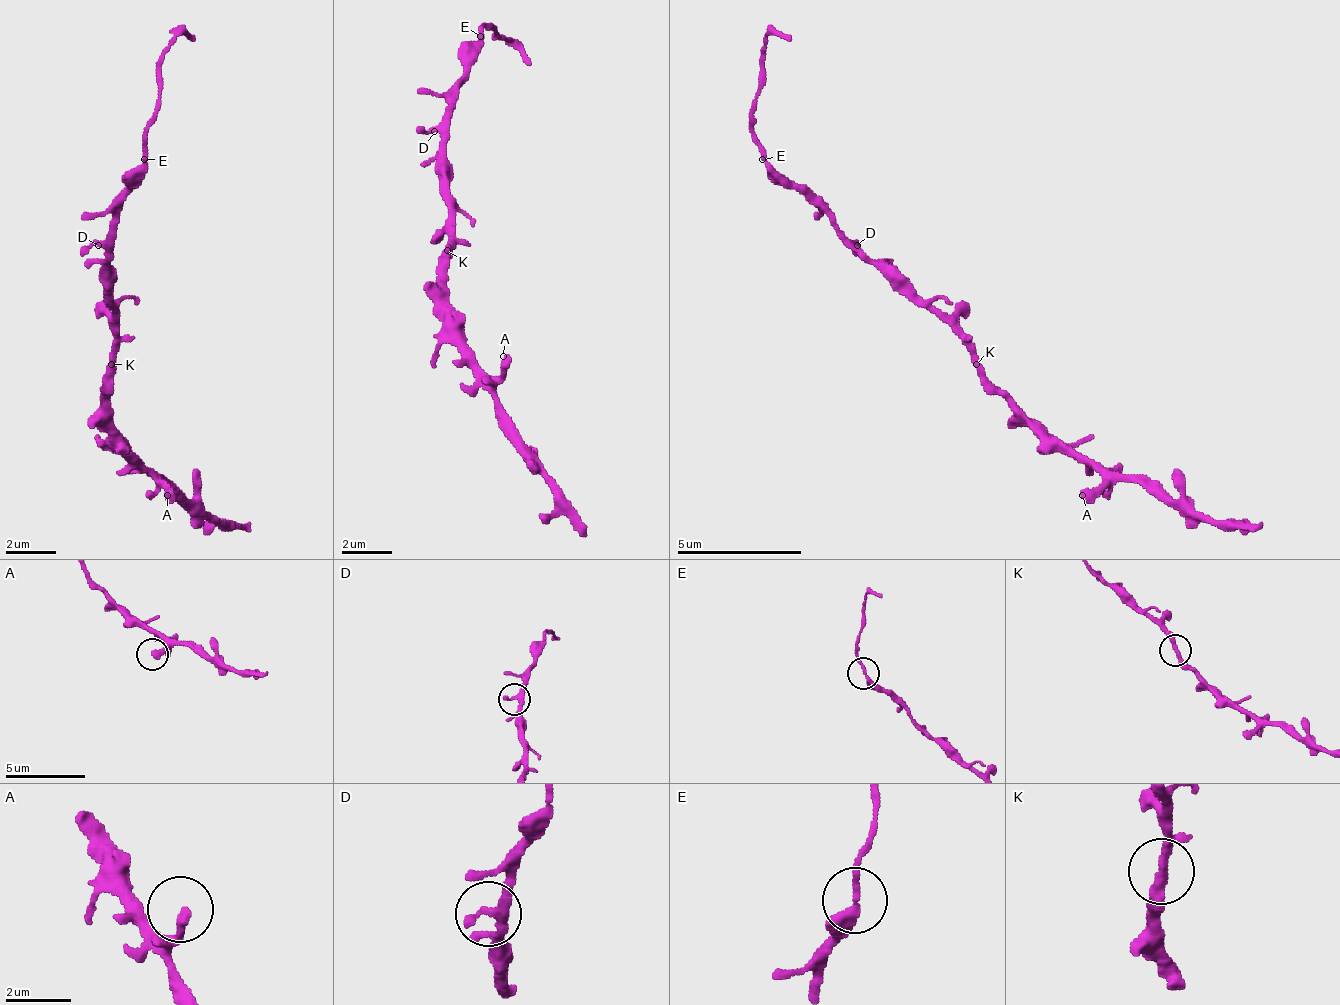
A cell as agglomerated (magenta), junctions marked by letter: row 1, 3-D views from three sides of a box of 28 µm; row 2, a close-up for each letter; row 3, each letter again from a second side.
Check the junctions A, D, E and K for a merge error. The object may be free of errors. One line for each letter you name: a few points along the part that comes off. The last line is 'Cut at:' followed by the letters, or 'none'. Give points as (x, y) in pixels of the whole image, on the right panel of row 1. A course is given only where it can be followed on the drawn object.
E: course (764, 158), (751, 114), (757, 58), (770, 33), (789, 39)
Cut at: E

